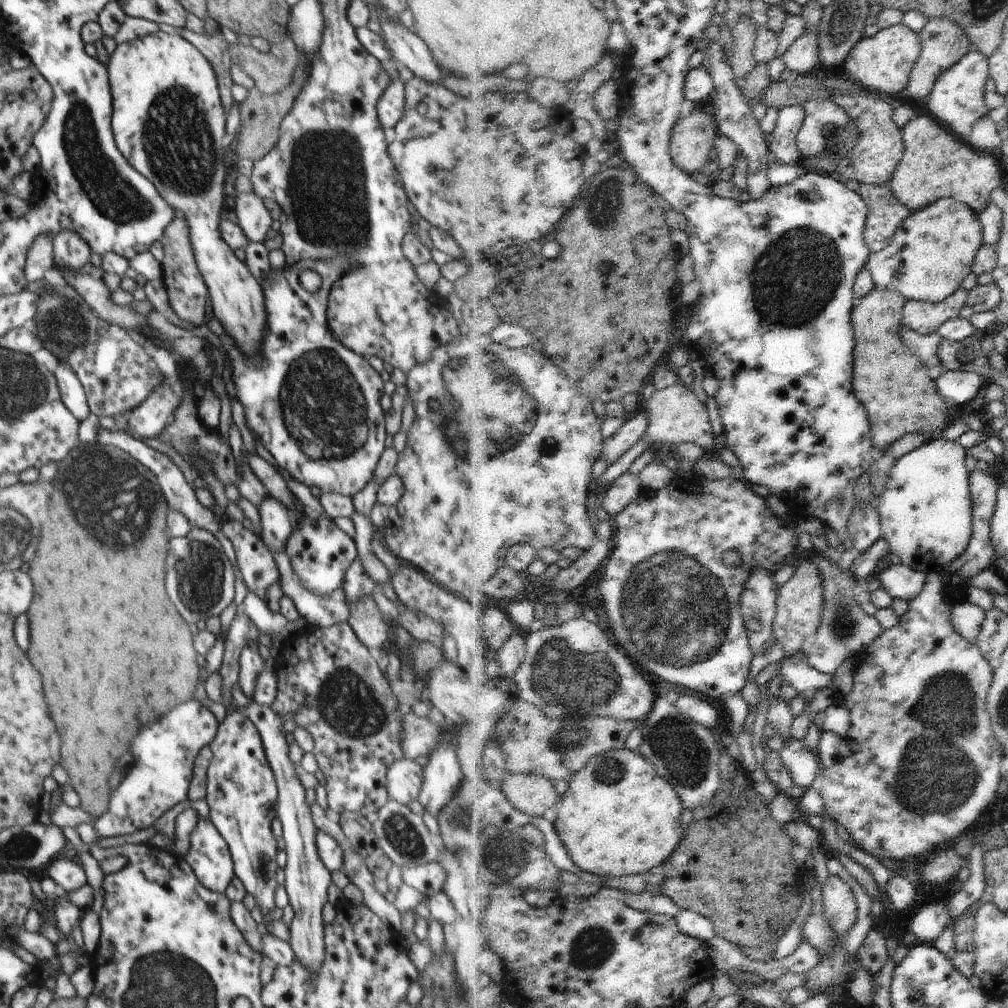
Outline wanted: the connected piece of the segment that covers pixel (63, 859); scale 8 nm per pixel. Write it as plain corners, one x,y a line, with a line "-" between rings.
67,853
54,859
47,868
49,878
54,880
59,891
72,892
87,883
86,874
79,861

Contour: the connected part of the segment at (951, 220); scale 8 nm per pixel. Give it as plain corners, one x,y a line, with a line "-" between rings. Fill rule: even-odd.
948,197
937,200
936,203
922,210
914,211
901,228
898,228
894,242
886,250
873,253
867,267
874,275
877,286
884,290
893,287
894,290
902,292
908,300
942,302
953,295
962,284
962,280
970,274
972,262
977,258
978,249
982,244
983,224
978,213
968,204

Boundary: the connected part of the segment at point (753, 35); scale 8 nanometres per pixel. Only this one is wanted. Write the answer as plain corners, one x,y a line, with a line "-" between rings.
744,18
738,28
732,31
734,38
734,76
741,83
745,83
748,76
756,70
759,65
758,58
754,54
756,50
756,40
758,40
758,32
760,27
754,19

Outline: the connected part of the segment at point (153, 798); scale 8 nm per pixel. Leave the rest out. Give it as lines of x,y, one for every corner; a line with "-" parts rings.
194,699
188,700
186,704
176,706
162,720
144,726
142,734
138,732
134,736
134,740
130,742
130,754
134,758
134,764
130,766
124,784
119,785
115,790
115,796
111,797
109,811
95,820
93,827
96,829
98,838
106,838
108,836
114,838
114,836
140,832
140,830
152,826
167,810
186,800
190,780
192,780
194,759
204,746
208,746
214,740
218,732
218,726
220,726
220,722
217,721
212,711

